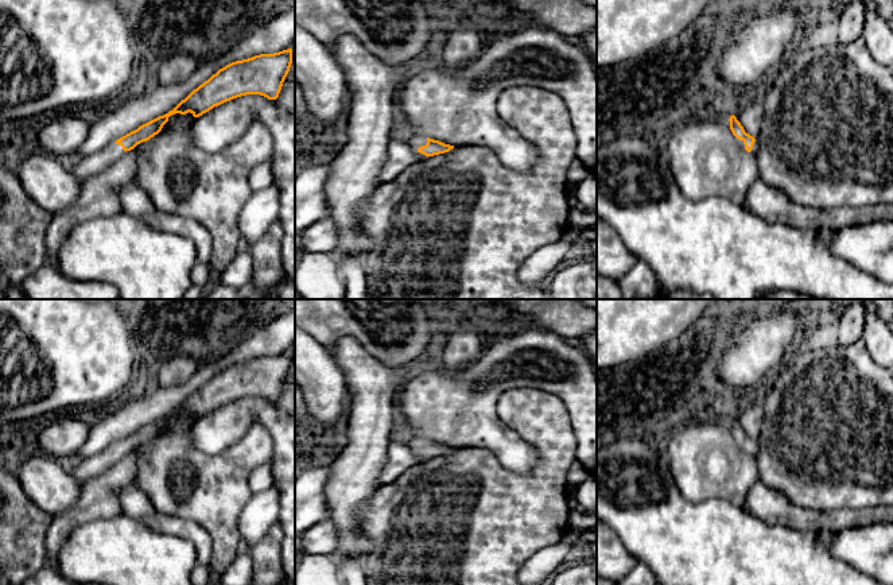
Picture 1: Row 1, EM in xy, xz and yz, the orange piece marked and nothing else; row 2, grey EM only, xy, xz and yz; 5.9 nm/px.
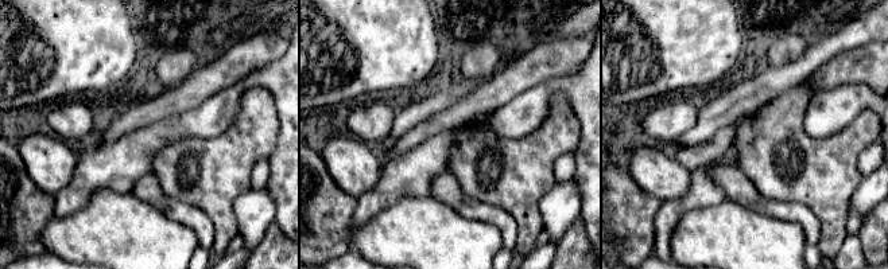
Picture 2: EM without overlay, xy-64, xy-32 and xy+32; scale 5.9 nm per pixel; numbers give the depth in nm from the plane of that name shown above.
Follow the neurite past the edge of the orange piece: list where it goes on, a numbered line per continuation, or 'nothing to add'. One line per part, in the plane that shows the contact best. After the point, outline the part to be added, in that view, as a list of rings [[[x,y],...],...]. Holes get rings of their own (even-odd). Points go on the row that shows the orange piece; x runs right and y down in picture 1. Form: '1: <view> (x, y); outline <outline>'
1: xz (414, 140); outline [[[405,135],[405,140],[409,144],[409,147],[412,148],[412,151],[416,154],[416,156],[419,158],[419,160],[424,160],[427,158],[426,155],[420,154],[418,151],[419,147],[427,144],[427,137],[426,136]]]

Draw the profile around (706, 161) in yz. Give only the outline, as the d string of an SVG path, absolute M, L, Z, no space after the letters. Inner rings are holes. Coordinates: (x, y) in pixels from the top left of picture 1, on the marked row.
M714 116L694 123L682 120L668 129L661 147L673 181L691 201L722 197L743 206L749 187L758 179L757 159L737 143L727 117Z

